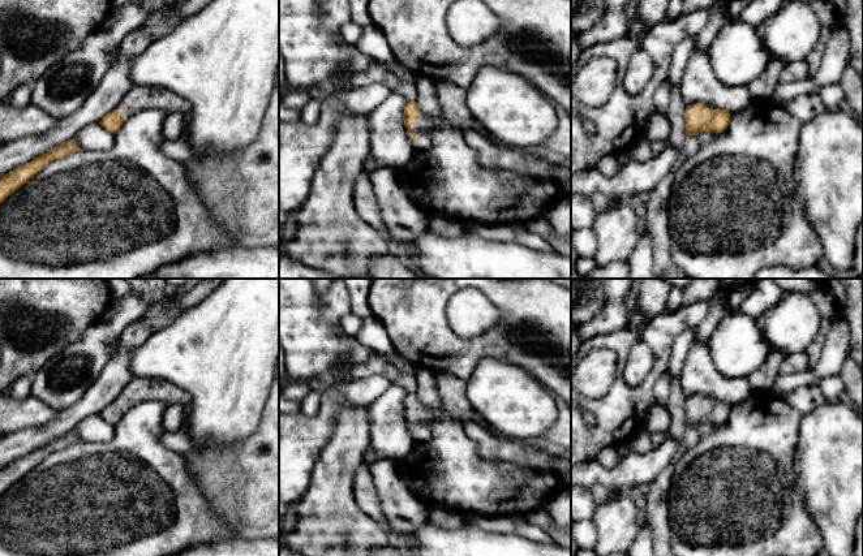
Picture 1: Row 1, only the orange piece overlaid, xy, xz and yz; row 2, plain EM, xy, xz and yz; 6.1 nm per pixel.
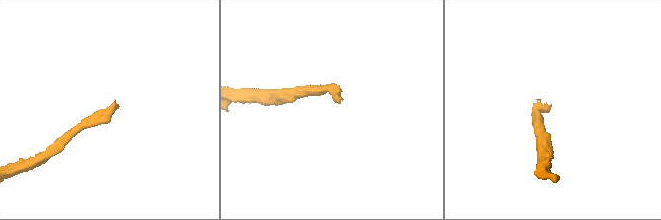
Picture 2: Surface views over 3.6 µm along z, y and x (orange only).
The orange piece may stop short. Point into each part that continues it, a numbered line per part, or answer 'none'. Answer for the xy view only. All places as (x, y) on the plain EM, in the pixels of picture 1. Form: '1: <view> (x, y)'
1: xy (138, 389)

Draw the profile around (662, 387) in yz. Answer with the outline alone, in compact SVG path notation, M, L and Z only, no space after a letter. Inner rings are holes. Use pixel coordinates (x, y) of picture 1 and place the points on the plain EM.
M666 371L664 376L656 383L654 391L653 391L656 402L661 405L666 404L670 391L671 391L671 380L673 380L671 374Z

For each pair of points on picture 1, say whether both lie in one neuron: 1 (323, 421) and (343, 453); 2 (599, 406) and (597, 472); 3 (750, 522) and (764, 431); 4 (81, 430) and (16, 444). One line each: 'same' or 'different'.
1: different
2: different
3: same
4: different

